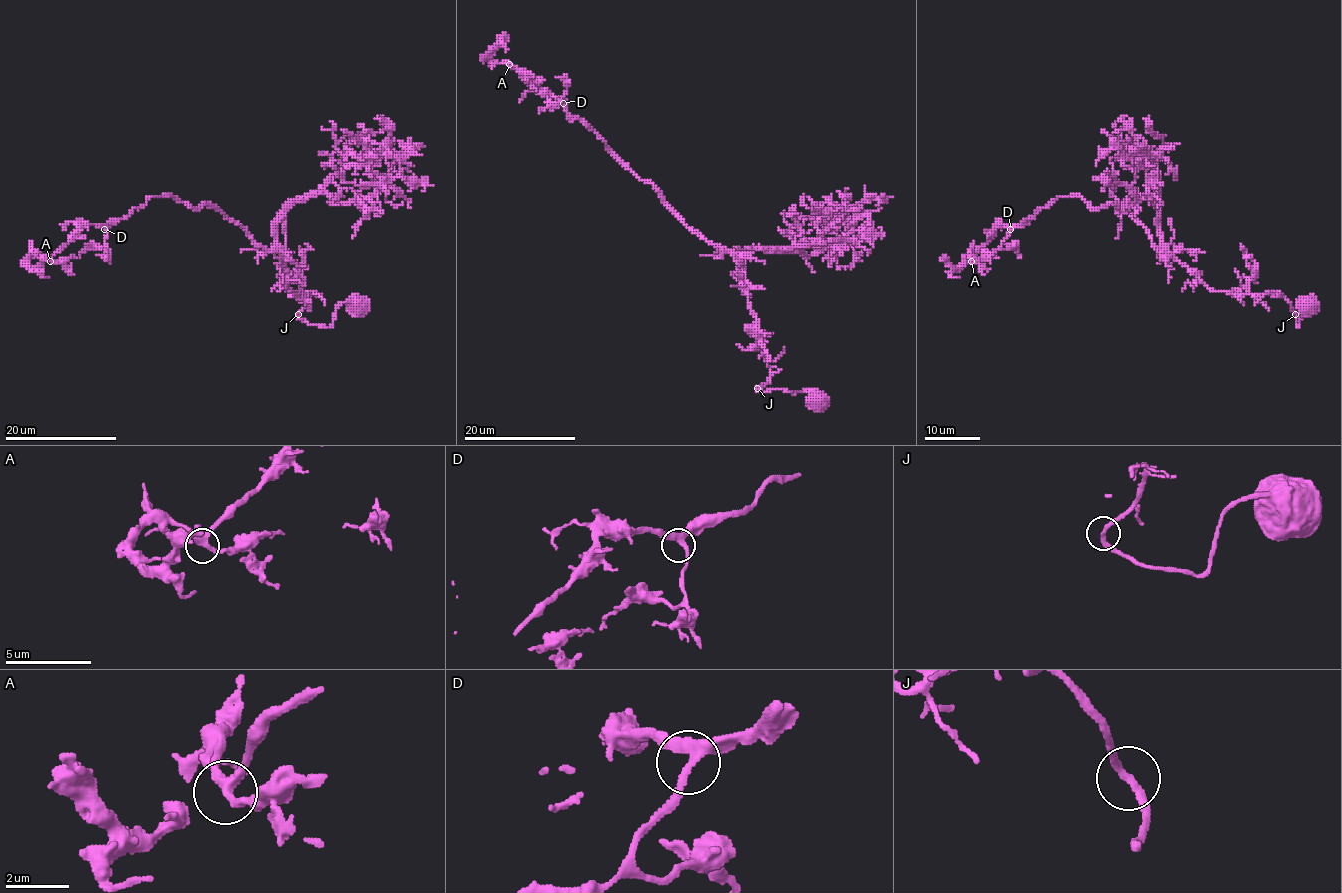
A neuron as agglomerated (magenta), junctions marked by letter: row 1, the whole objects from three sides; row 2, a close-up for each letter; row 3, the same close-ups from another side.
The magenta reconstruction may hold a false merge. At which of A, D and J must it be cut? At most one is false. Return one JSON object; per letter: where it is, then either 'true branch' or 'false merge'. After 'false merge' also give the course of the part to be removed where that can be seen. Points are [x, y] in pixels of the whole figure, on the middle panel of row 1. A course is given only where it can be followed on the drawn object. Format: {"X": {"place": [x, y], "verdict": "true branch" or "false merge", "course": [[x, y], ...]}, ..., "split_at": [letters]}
{"A": {"place": [509, 64], "verdict": "true branch"}, "D": {"place": [563, 103], "verdict": "true branch"}, "J": {"place": [757, 388], "verdict": "true branch"}, "split_at": []}

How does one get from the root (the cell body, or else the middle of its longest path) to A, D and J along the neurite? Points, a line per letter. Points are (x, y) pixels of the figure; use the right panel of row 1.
A: (1308, 304), (1298, 302), (1298, 327), (1279, 292), (1211, 289), (1129, 212), (1080, 196), (995, 225), (971, 261)
D: (1308, 304), (1298, 302), (1298, 327), (1279, 292), (1211, 289), (1129, 212), (1080, 196), (1010, 229)
J: (1308, 304), (1304, 300), (1298, 302), (1298, 327), (1296, 314)

